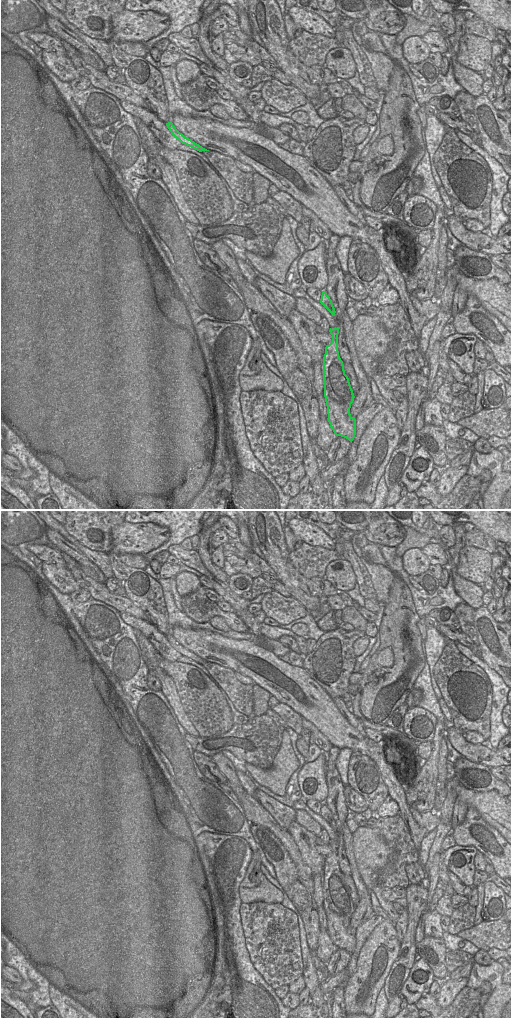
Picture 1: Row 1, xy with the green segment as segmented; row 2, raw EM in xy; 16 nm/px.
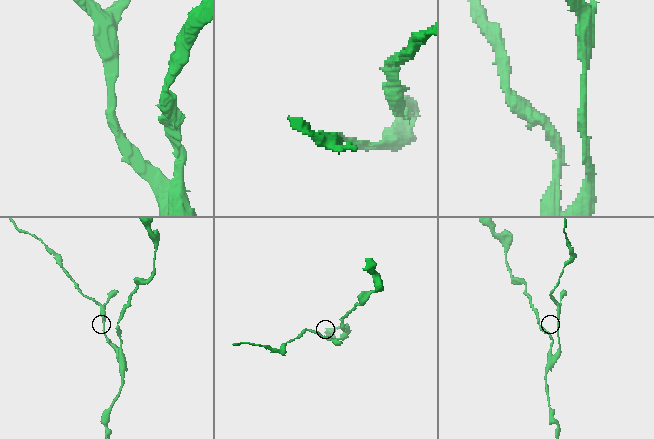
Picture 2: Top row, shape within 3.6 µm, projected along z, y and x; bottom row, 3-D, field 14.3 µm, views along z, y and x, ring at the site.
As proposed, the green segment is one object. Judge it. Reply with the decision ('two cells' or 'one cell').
two cells

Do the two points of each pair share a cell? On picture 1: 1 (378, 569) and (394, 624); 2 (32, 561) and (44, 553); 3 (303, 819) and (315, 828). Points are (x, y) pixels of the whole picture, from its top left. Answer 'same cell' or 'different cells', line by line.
1: different cells
2: different cells
3: same cell

